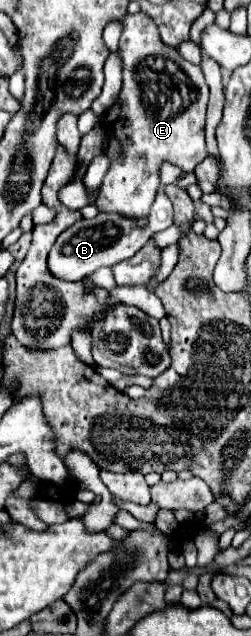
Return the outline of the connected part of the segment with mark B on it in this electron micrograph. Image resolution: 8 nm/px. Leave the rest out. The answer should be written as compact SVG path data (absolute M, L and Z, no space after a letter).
M163 190L157 192L157 198L153 202L147 220L133 222L115 212L97 214L91 220L79 220L77 224L69 226L53 244L47 260L49 272L61 280L83 280L85 276L89 276L89 272L95 272L101 266L113 266L121 260L131 258L153 234L169 228L171 222L173 222L173 206Z

